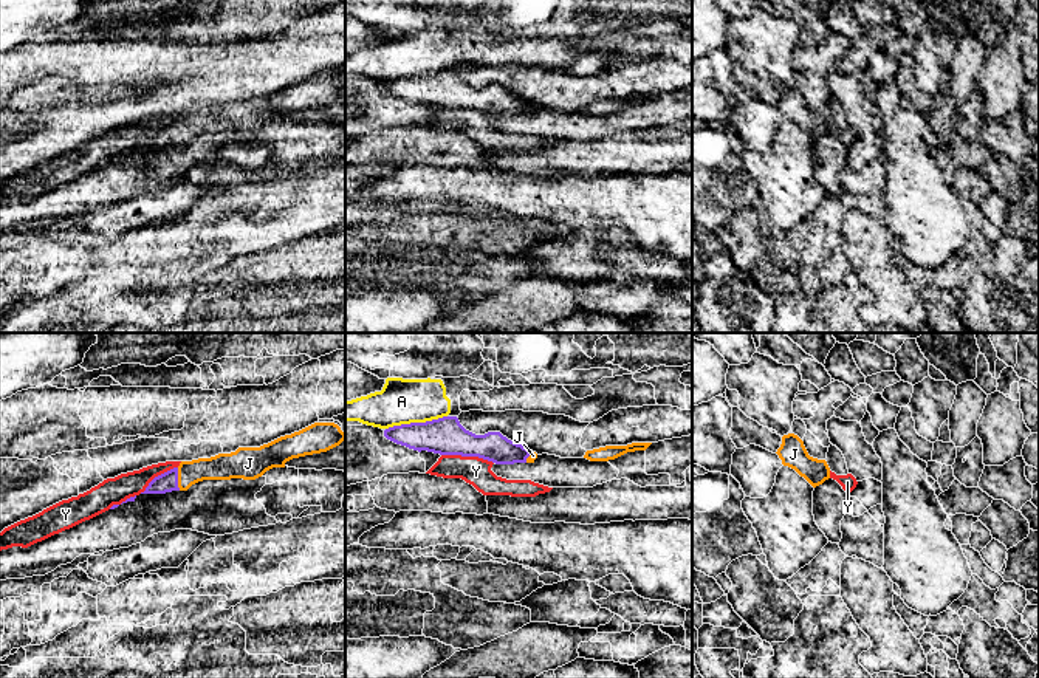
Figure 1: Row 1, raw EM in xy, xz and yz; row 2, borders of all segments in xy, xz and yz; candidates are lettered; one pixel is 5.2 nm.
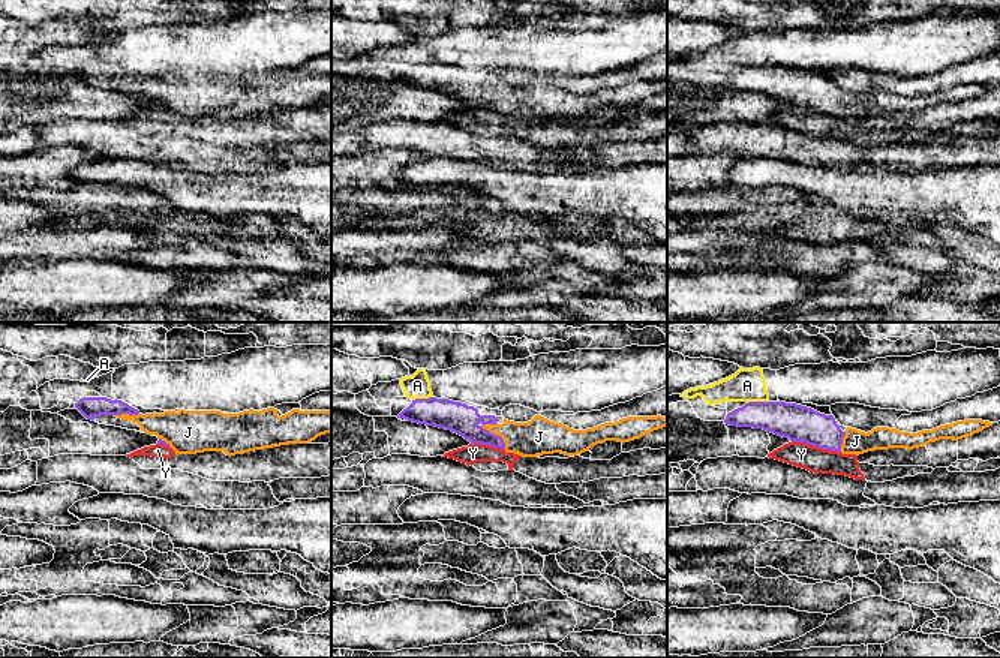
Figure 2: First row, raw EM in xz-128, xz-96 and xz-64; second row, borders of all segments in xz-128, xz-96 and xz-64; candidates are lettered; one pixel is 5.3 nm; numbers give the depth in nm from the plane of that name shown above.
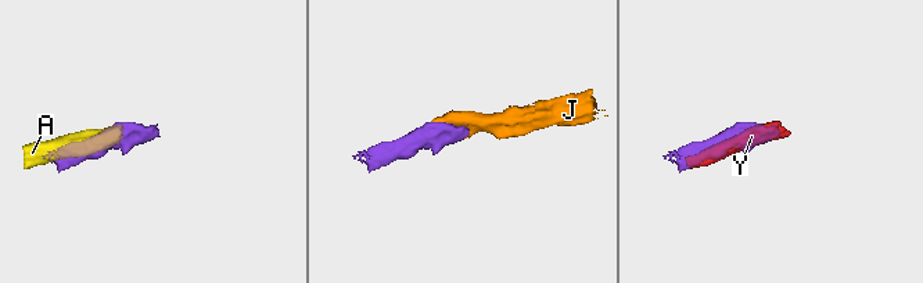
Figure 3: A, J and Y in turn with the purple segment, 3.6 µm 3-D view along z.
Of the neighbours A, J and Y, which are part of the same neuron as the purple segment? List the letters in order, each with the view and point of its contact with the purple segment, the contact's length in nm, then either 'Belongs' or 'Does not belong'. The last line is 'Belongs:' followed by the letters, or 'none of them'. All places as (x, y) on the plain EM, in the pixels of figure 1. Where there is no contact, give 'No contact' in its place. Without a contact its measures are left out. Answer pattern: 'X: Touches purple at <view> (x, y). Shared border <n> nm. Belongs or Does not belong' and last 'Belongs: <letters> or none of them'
A: Touches purple at xz (415, 76). Shared border 320 nm. Does not belong
J: Touches purple at xy (177, 132). Shared border 120 nm. Belongs
Y: Touches purple at xz (468, 109). Shared border 280 nm. Does not belong
Belongs: J

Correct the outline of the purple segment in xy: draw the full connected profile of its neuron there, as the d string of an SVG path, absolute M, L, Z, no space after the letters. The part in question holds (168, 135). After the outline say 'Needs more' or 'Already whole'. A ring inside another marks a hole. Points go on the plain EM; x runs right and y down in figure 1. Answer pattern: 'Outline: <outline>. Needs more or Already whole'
Outline: M314 76L260 101L238 101L231 107L181 115L178 121L155 130L141 147L187 144L203 133L255 133L273 121L285 121L293 111L327 105L344 93L345 87L338 77Z. Needs more

